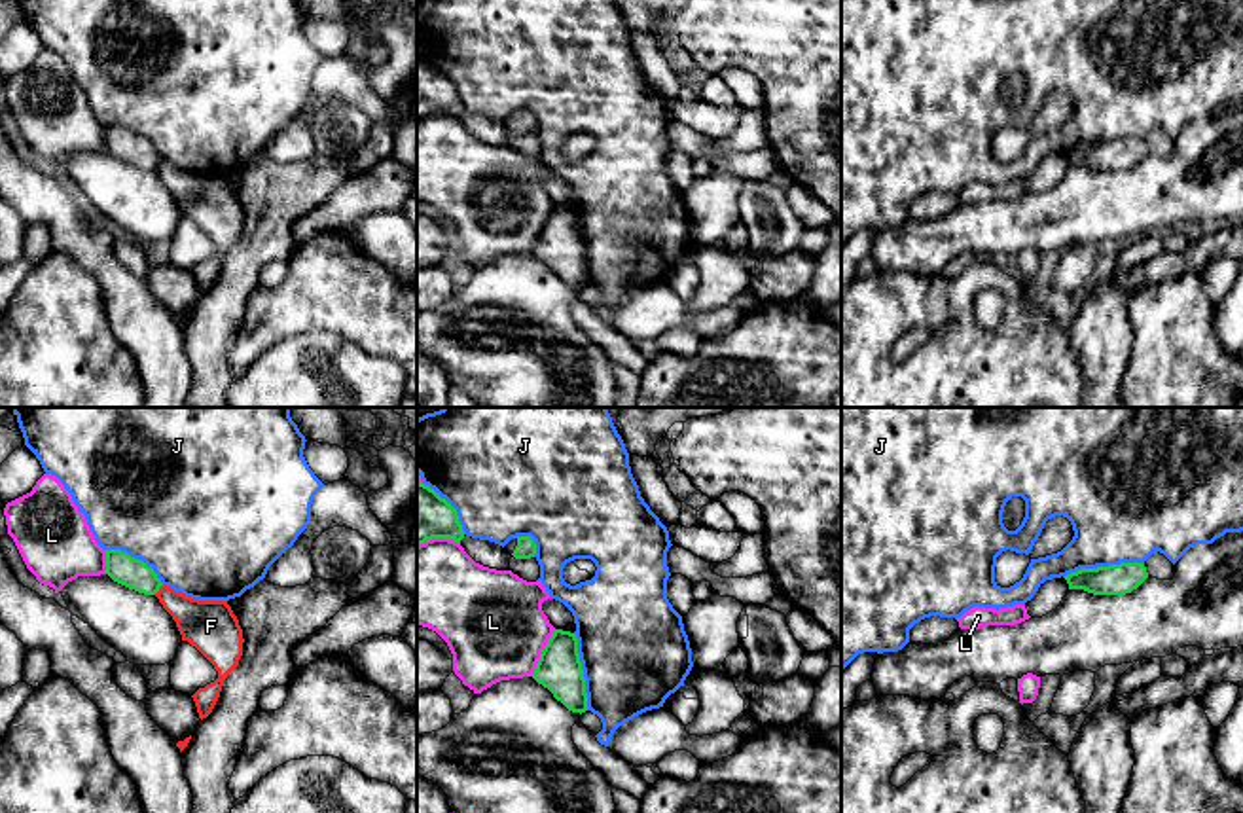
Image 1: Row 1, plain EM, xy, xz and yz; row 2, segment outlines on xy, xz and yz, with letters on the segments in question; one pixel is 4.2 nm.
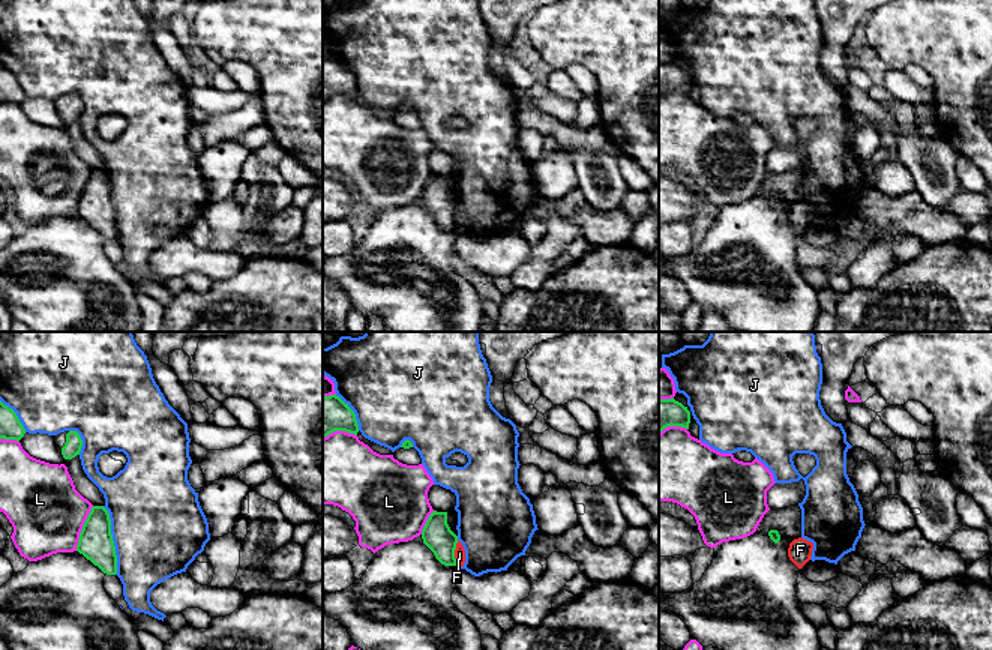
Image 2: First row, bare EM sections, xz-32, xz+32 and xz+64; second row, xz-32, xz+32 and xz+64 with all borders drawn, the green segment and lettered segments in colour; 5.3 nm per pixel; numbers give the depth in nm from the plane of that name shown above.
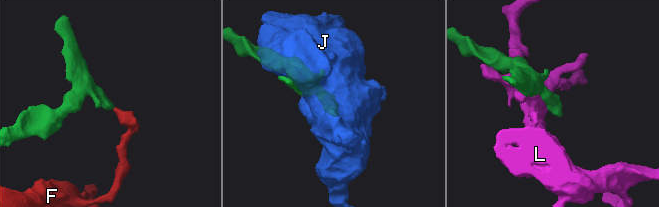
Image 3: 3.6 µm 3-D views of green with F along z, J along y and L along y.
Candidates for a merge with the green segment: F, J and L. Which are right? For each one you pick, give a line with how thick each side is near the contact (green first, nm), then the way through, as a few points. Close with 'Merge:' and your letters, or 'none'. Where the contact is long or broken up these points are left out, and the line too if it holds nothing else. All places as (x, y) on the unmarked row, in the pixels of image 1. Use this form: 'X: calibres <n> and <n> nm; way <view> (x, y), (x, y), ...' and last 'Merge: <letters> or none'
Merge: none

